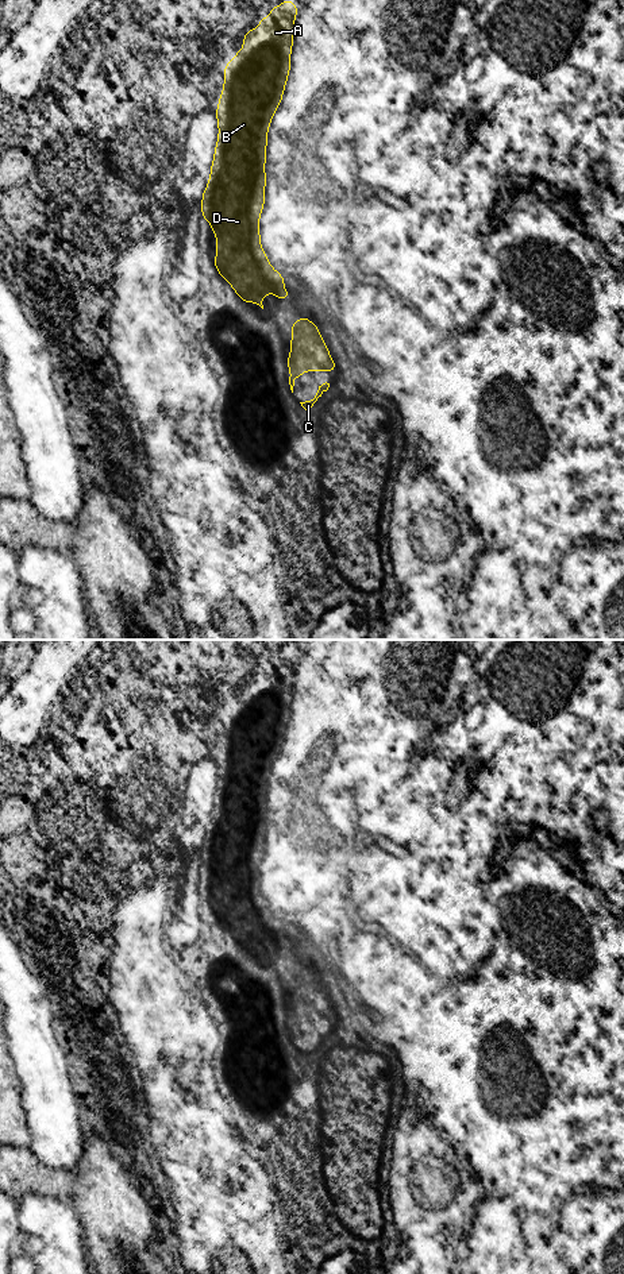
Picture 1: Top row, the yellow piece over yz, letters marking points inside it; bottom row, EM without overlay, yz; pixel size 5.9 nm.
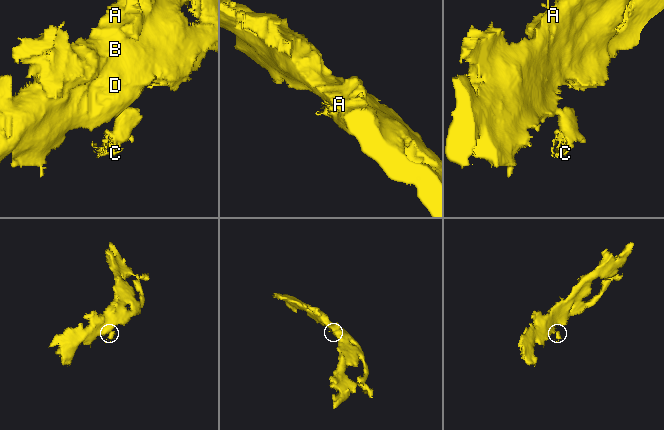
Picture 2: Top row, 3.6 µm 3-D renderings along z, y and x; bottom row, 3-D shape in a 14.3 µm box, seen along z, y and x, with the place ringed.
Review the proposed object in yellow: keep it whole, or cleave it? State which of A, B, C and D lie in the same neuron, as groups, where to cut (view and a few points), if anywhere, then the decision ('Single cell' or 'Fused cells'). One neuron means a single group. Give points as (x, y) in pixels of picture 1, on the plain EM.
Groups: A B D / C. Split along yz (282, 938), (280, 942), (281, 948). Fused cells

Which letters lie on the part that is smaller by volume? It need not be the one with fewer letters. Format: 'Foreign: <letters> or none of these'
Foreign: C

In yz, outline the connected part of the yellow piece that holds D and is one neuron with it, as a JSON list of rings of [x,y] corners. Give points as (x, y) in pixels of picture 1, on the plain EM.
[[[289,645],[280,655],[271,655],[270,664],[261,665],[259,675],[250,676],[243,683],[243,696],[224,714],[226,729],[223,730],[223,740],[215,758],[219,775],[217,791],[208,833],[201,845],[201,865],[209,869],[212,880],[216,883],[216,907],[213,914],[243,950],[254,950],[262,957],[266,941],[276,942],[282,950],[280,942],[285,933],[284,924],[271,915],[259,891],[259,865],[265,854],[267,777],[274,760],[281,752],[290,719],[294,665],[297,661],[298,655]]]

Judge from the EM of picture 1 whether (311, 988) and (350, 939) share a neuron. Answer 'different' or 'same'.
different

